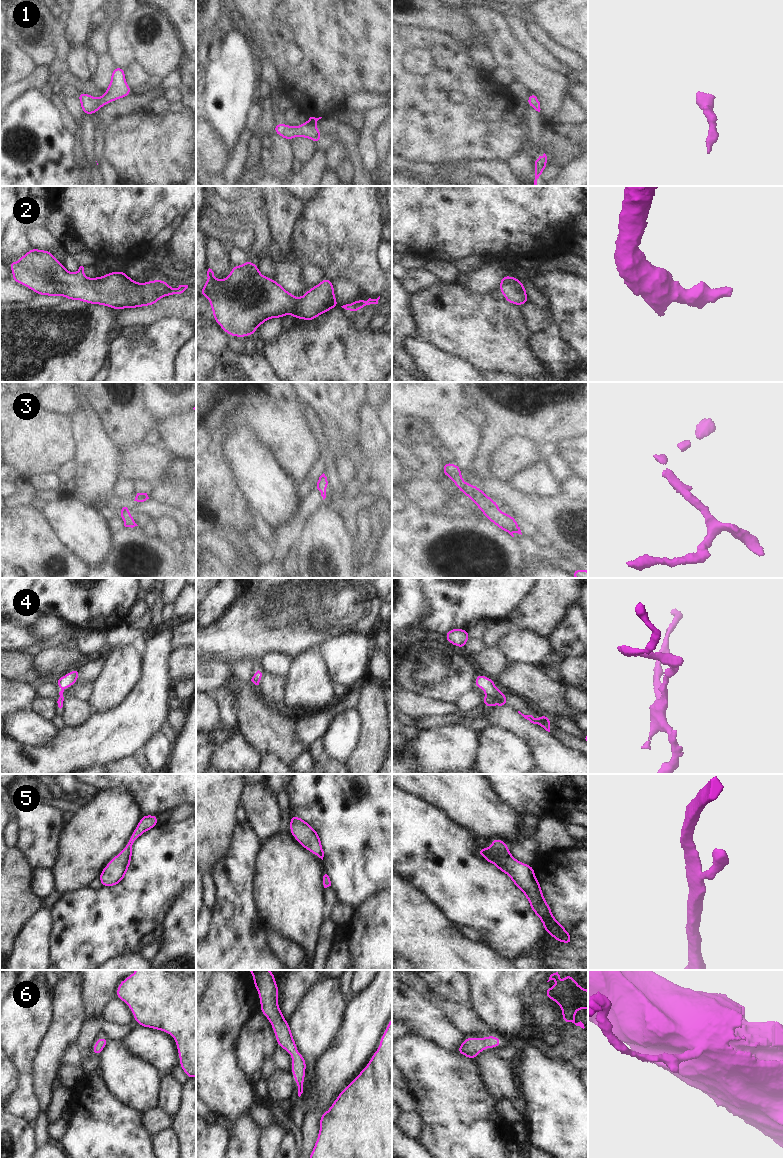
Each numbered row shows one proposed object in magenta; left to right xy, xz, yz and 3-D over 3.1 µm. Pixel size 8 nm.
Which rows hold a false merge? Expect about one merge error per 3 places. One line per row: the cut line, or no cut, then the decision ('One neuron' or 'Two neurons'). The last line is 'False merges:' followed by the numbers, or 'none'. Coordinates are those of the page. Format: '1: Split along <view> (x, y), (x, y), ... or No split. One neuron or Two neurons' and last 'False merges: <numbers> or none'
1: No split. One neuron
2: No split. One neuron
3: No split. One neuron
4: No split. One neuron
5: No split. One neuron
6: No split. One neuron
False merges: none

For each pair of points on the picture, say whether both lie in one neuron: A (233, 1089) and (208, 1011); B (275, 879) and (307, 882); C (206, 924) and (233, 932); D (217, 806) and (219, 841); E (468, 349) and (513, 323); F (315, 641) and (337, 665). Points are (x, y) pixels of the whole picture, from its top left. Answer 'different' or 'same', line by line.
A: same
B: same
C: different
D: same
E: same
F: different

